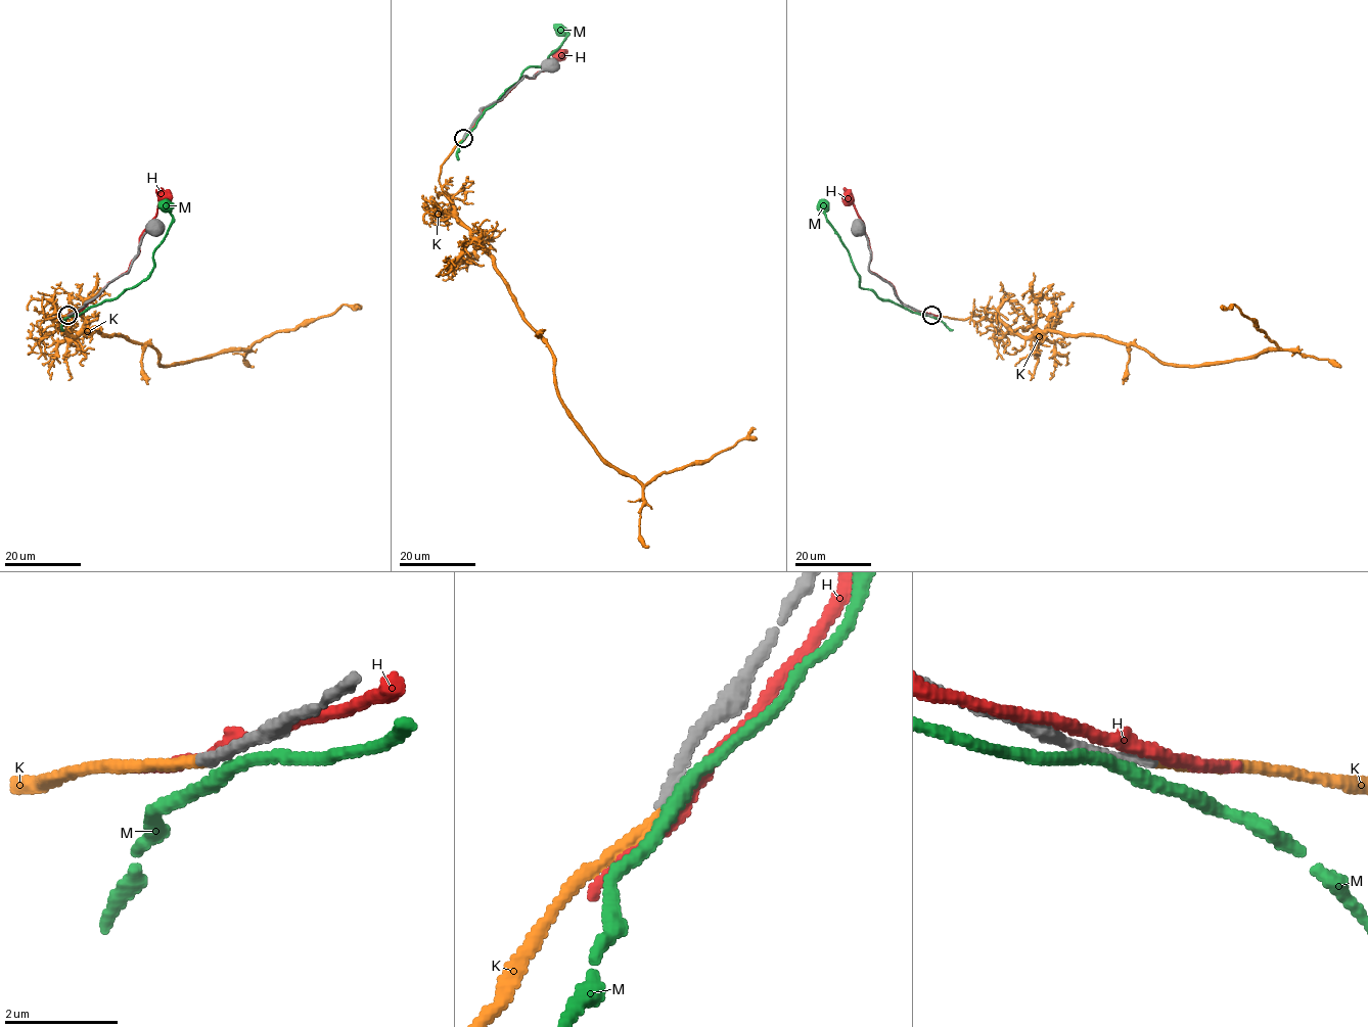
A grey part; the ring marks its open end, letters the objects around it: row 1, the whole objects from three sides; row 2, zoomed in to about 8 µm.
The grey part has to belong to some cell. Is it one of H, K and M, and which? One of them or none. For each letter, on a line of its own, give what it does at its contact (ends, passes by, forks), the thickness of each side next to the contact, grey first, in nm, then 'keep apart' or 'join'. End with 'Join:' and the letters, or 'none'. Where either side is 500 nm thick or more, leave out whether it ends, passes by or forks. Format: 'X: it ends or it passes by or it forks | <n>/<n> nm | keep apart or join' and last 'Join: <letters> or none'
H: it passes by | 240/240 nm | keep apart
K: it ends | 200/200 nm | join
M: it passes by | 240/240 nm | keep apart
Join: K

